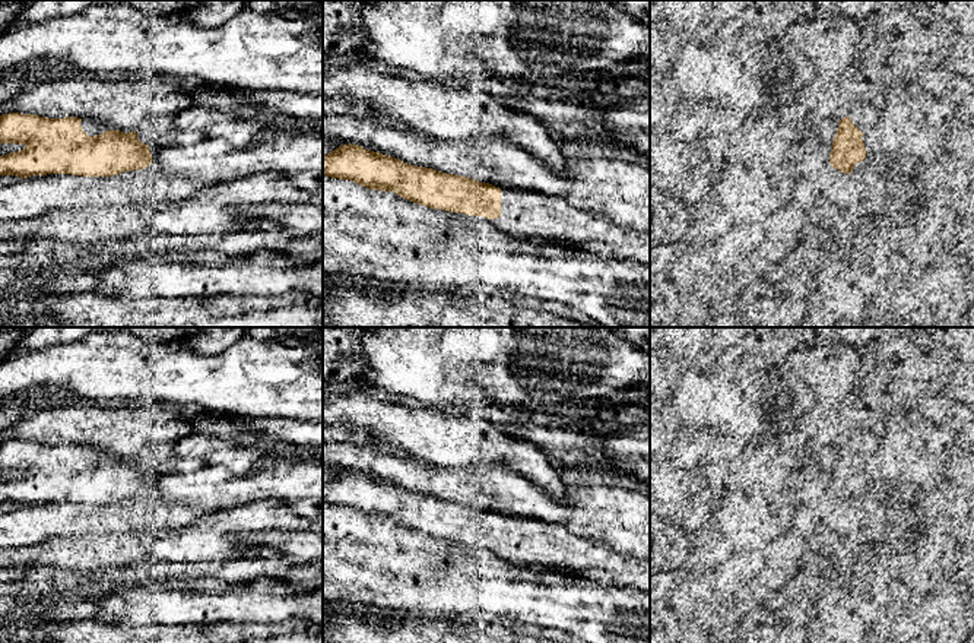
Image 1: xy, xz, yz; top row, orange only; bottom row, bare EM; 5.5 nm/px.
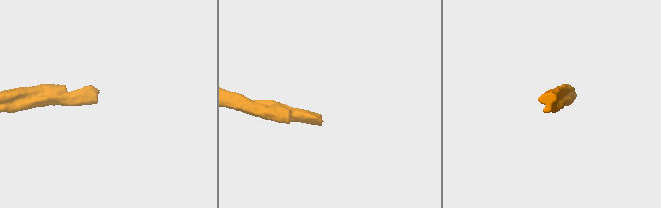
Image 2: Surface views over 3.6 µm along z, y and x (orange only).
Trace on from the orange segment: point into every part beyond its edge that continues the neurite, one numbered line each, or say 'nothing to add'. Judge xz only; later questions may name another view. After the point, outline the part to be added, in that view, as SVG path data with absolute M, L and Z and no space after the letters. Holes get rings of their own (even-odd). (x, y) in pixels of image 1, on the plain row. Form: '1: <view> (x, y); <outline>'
1: xz (523, 539); M501 516L501 542L491 549L511 563L542 564L606 587L650 592L650 563L619 554L599 539L555 522Z

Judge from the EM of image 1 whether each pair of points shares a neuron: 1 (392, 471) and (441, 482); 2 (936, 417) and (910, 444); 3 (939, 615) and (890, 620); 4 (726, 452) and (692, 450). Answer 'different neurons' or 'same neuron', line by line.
1: same neuron
2: different neurons
3: different neurons
4: same neuron

